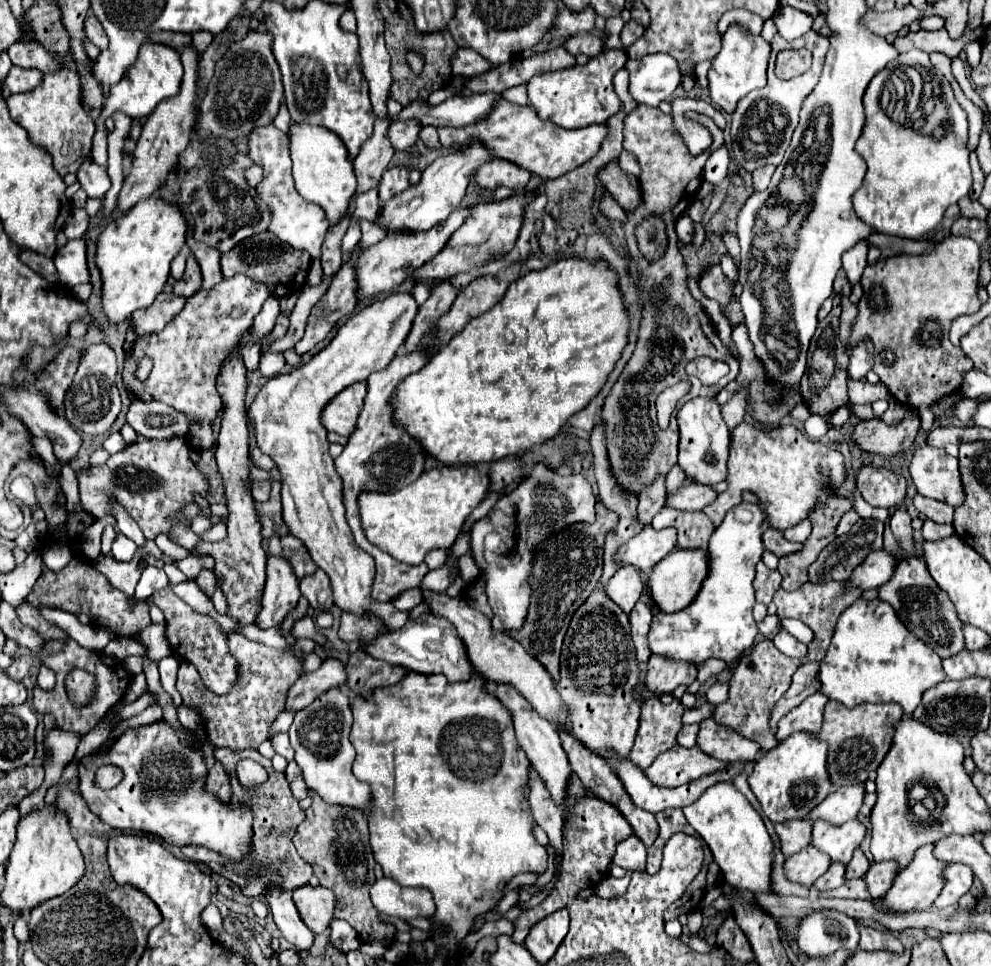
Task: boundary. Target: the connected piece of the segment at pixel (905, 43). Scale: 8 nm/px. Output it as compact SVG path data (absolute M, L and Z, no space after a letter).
M940 29L940 31L918 31L918 33L910 33L908 37L896 39L894 41L894 47L900 53L916 47L916 49L922 49L926 53L934 53L936 51L936 53L944 53L950 59L954 59L954 57L960 55L960 51L970 44L971 41L966 36L961 36L959 39L950 39L948 31L946 29Z

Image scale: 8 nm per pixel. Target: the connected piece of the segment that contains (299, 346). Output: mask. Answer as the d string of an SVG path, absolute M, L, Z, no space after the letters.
M360 251L334 275L334 281L328 293L312 307L312 313L306 323L304 337L296 343L296 353L304 355L312 351L330 331L332 327L346 315L350 315L356 307L356 279L354 279L354 263Z

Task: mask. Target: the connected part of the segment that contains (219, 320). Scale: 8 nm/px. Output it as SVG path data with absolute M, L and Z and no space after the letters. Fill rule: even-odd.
M236 275L232 279L220 281L212 289L196 291L192 297L186 299L180 315L174 317L164 327L164 331L136 337L132 345L132 355L126 359L122 371L126 391L132 391L140 399L144 399L146 393L146 397L152 397L182 411L190 419L190 429L186 437L190 447L196 451L212 449L216 441L212 433L212 421L224 407L222 397L216 391L216 379L224 361L248 333L248 329L252 327L252 319L258 315L262 303L268 297L268 287L248 279L246 275ZM144 355L154 359L154 369L144 383L144 391L140 393L140 383L134 379L134 371Z

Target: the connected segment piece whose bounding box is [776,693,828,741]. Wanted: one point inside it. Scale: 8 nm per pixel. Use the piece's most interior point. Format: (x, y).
(807, 716)

